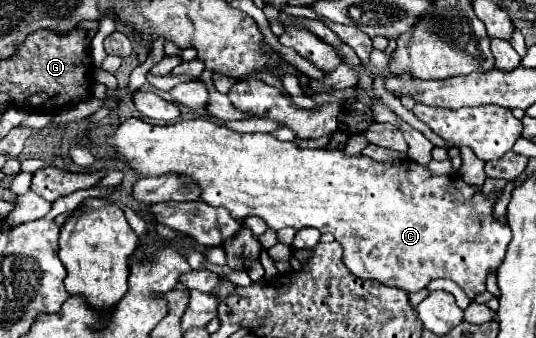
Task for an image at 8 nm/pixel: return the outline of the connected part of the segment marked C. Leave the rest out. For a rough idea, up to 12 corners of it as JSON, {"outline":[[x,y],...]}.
{"outline":[[206,119],[98,127],[140,177],[344,265],[474,301],[502,265],[502,191],[402,159],[300,149]]}

